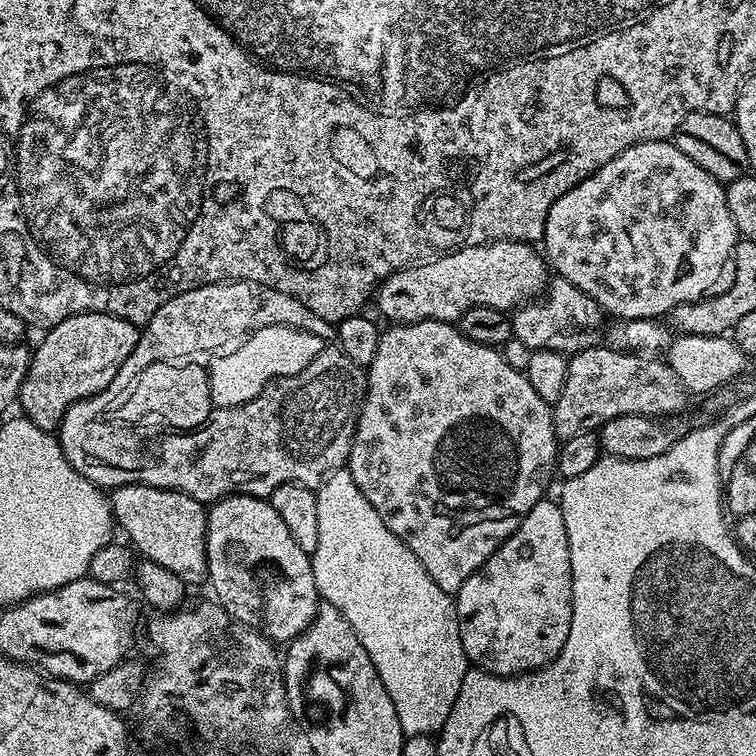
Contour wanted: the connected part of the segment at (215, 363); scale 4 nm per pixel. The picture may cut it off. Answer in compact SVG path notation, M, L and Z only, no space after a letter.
M290 326L263 327L252 332L232 348L209 359L207 384L213 405L229 408L252 401L270 381L300 373L325 347L325 340L318 335Z

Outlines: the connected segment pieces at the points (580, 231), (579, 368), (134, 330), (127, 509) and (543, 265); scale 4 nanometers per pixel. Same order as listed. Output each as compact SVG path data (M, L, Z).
M651 140L635 144L550 206L543 255L555 275L566 278L566 282L594 298L609 317L621 320L667 317L674 306L701 299L719 278L724 263L733 259L738 235L734 218L730 218L730 206L726 206L724 189L721 181L706 174L698 162L686 158L674 142Z
M607 347L583 348L569 359L562 398L552 405L554 430L561 441L574 438L574 434L599 430L606 422L626 414L675 416L685 411L689 393L663 359Z
M83 312L47 329L44 341L32 352L32 362L20 387L19 411L34 426L55 433L70 406L106 390L114 382L114 374L130 358L140 333L137 325L101 312Z
M123 484L121 488L111 489L110 503L113 521L119 531L121 528L129 536L127 539L131 547L143 559L158 562L158 566L166 566L166 570L170 570L170 574L178 574L185 585L203 585L207 581L208 514L205 505L181 492L145 484Z
M493 240L469 248L457 248L441 255L440 260L429 259L427 262L417 262L407 268L384 277L374 293L374 304L388 322L397 324L413 324L423 320L459 321L466 310L474 306L490 306L515 310L522 304L527 304L543 293L549 279L550 268L545 257L536 252L531 243L523 240Z

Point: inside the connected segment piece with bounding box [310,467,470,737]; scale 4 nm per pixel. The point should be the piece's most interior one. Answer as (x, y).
(409, 626)

